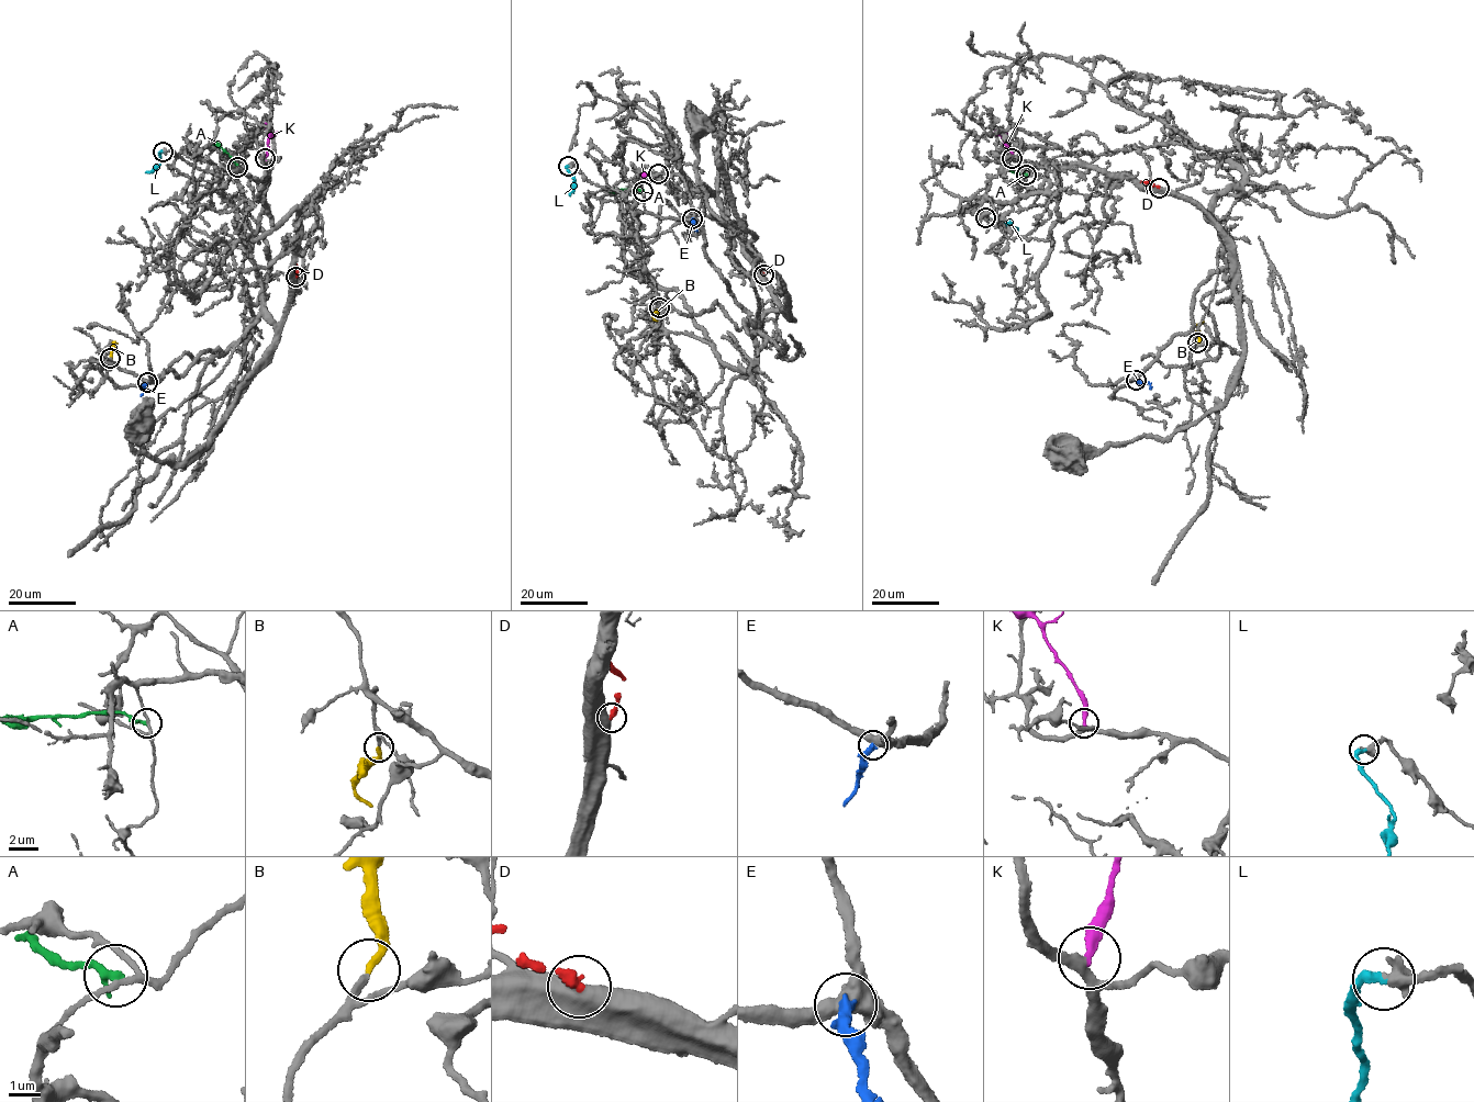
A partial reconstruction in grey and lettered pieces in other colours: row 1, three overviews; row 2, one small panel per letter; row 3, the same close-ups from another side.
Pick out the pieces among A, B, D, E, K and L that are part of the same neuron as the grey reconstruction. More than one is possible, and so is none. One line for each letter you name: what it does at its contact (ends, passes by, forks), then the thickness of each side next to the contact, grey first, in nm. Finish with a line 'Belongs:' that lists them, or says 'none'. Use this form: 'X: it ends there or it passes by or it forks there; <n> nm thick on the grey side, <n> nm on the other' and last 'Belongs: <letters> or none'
B: it ends there; 160 nm thick on the grey side, 260 nm on the other
L: it ends there; 500 nm thick on the grey side, 300 nm on the other
Belongs: B, L

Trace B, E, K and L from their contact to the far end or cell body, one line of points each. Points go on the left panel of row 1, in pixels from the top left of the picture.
B: (110, 358), (113, 343), (118, 343)
E: (147, 382), (140, 396)
K: (265, 158), (269, 132), (265, 122)
L: (163, 152), (158, 154), (159, 166), (152, 172), (146, 171)

